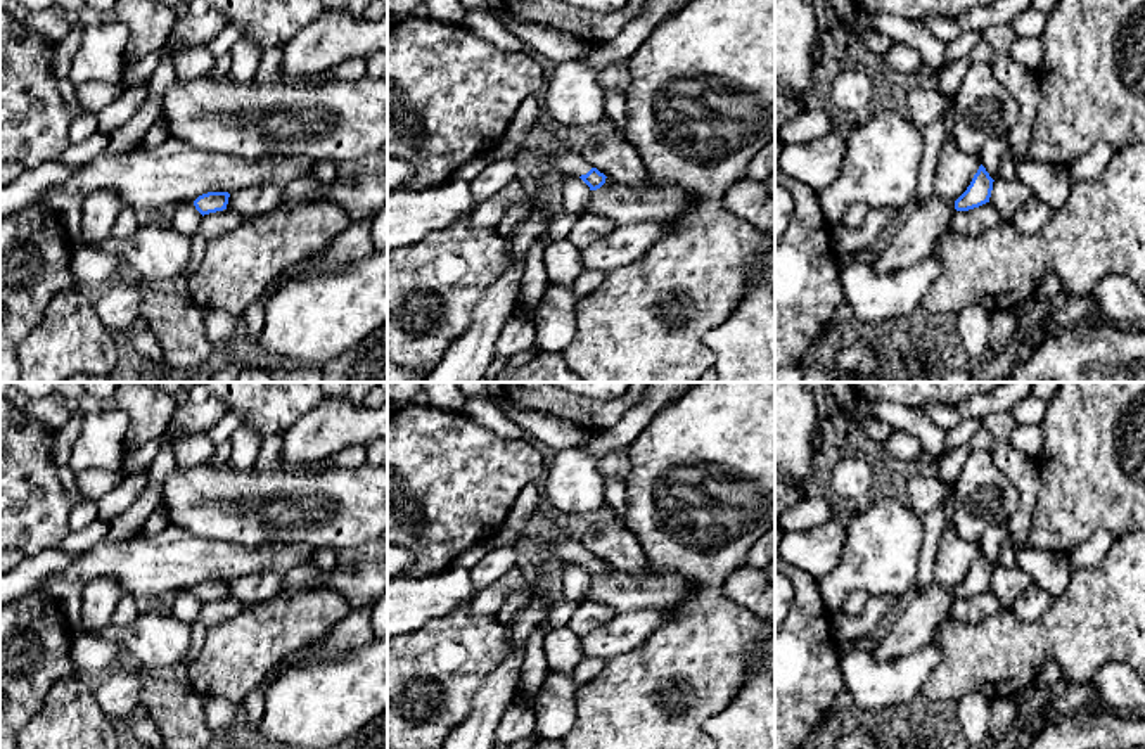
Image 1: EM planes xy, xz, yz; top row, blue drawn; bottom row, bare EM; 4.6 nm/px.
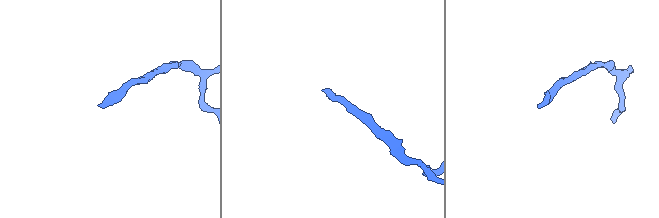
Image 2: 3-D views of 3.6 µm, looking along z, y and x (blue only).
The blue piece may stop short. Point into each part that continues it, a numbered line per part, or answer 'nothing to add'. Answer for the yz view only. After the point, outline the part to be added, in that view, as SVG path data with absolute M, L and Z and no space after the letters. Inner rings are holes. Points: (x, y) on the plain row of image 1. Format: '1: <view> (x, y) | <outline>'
nothing to add

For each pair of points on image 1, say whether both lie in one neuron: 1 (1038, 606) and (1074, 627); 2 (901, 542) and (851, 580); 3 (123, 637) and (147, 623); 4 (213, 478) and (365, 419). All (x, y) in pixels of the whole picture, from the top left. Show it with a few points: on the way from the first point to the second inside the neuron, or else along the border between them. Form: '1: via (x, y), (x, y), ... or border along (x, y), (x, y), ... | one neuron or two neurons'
1: border along (1052, 599), (1033, 621), (1010, 611) | two neurons
2: via (889, 545), (863, 571) | one neuron
3: via (128, 637), (134, 637), (142, 628) | one neuron
4: border along (282, 464), (301, 467) | two neurons

